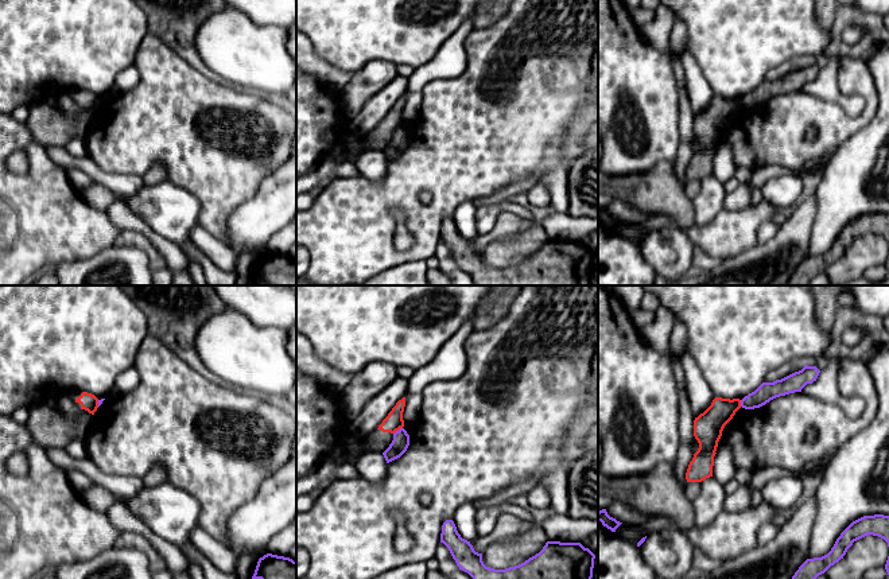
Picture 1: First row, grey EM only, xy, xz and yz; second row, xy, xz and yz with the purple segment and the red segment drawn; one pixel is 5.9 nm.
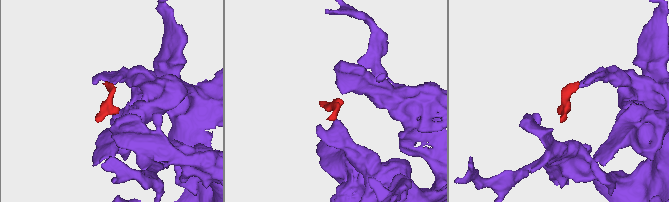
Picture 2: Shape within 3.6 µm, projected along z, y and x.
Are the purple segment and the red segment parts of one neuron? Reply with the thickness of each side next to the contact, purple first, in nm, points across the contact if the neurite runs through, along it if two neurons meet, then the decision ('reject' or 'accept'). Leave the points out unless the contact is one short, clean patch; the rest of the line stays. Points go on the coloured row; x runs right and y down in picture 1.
calibres 100 and 110 nm; border xz (402, 427), (393, 434); reject

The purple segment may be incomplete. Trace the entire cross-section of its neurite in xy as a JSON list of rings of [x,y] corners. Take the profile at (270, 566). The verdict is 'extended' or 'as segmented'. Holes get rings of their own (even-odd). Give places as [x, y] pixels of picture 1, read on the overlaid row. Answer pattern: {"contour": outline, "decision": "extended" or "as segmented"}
{"contour": [[[267,553],[259,559],[252,579],[296,579],[296,561]]], "decision": "as segmented"}

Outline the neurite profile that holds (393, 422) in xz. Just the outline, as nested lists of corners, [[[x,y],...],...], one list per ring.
[[[405,397],[399,400],[377,430],[366,435],[372,451],[384,452],[393,440],[393,434],[404,427]]]

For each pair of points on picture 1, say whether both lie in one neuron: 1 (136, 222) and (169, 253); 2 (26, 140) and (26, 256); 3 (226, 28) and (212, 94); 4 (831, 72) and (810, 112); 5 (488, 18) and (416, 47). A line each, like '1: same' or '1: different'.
1: same
2: same
3: different
4: different
5: different

